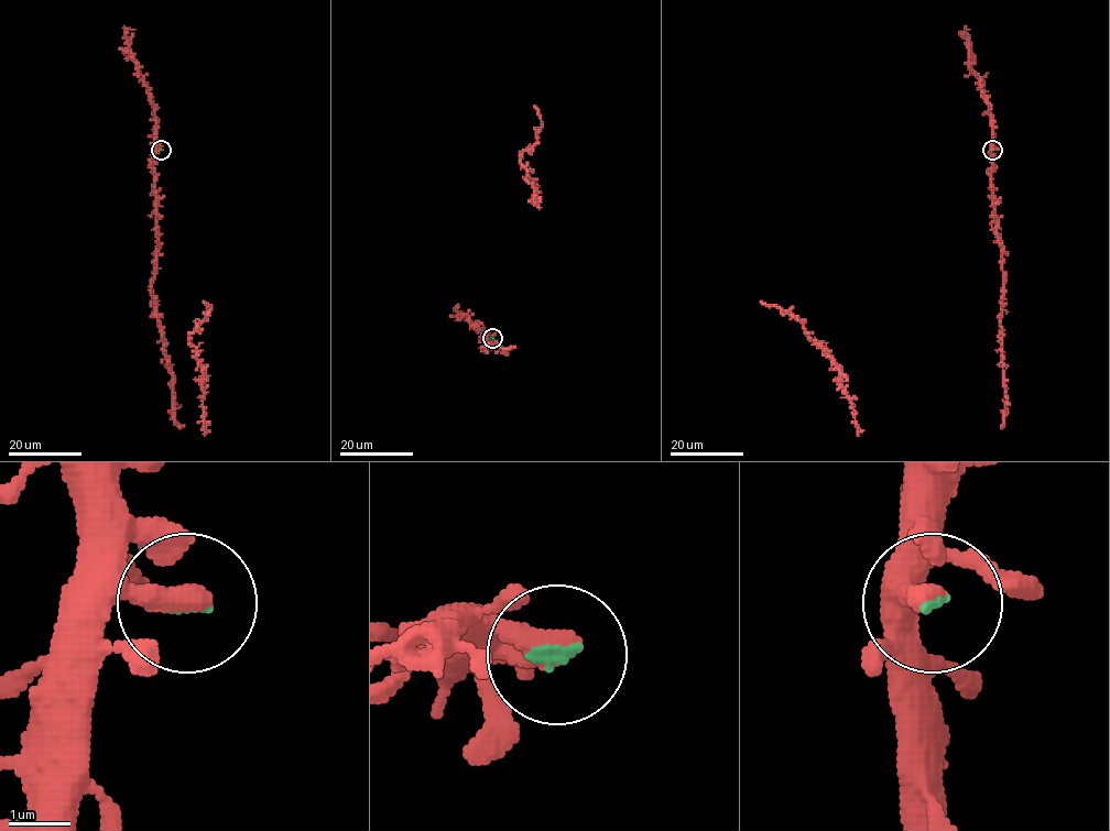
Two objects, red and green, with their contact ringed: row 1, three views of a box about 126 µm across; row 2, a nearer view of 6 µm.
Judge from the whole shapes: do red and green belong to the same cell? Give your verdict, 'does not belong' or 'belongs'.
belongs

